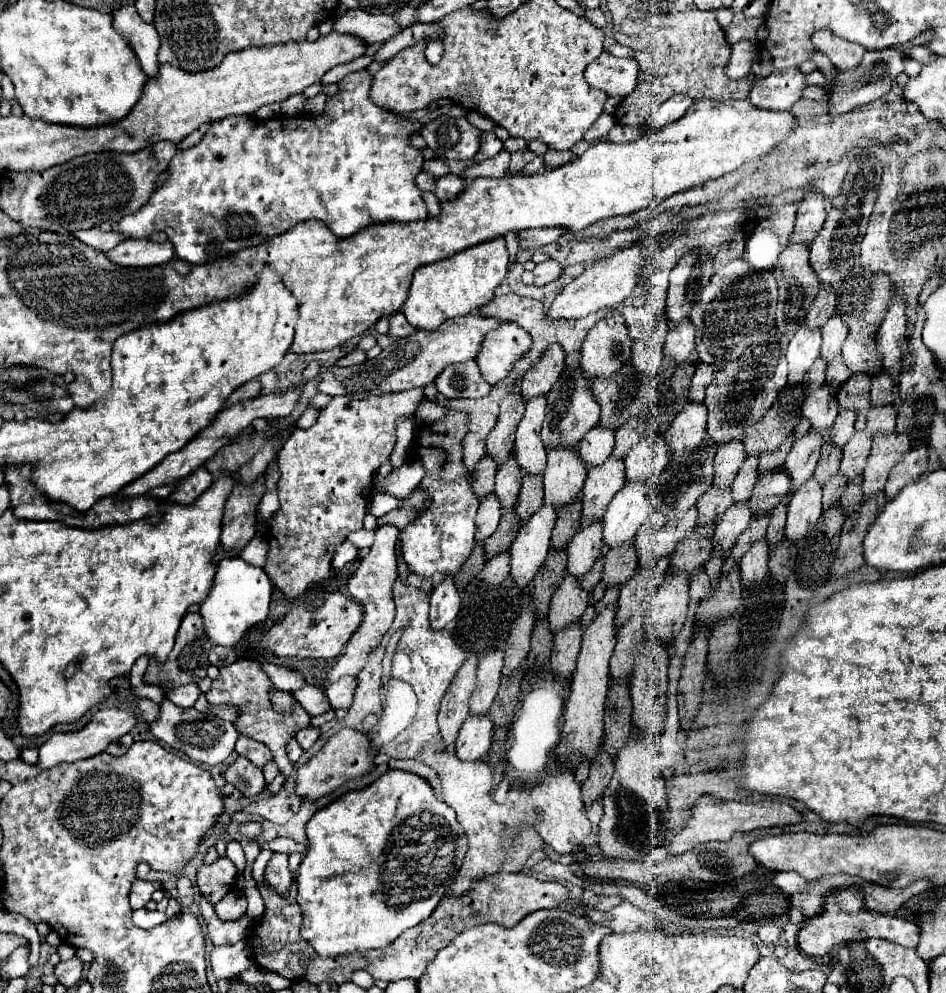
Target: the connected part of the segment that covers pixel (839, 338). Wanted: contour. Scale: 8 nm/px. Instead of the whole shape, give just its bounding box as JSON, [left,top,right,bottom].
[821,315,849,361]

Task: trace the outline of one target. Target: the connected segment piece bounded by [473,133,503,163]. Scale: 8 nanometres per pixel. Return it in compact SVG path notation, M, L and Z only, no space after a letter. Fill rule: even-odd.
M483 133L481 139L483 139L481 147L479 147L477 155L473 157L475 163L481 163L481 161L485 161L485 157L493 157L493 155L497 155L503 149L503 143L493 133Z

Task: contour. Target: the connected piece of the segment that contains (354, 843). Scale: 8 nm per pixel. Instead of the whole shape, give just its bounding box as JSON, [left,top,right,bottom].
[297,769,467,957]

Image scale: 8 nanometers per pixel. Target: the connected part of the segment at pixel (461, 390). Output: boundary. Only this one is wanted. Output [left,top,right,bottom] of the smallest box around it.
[435,361,491,399]

